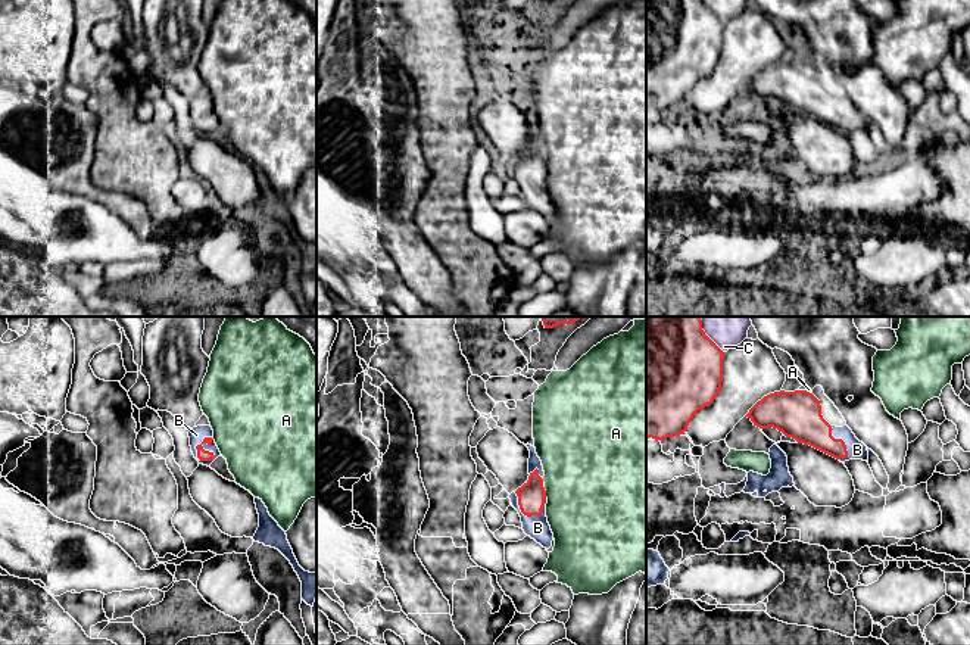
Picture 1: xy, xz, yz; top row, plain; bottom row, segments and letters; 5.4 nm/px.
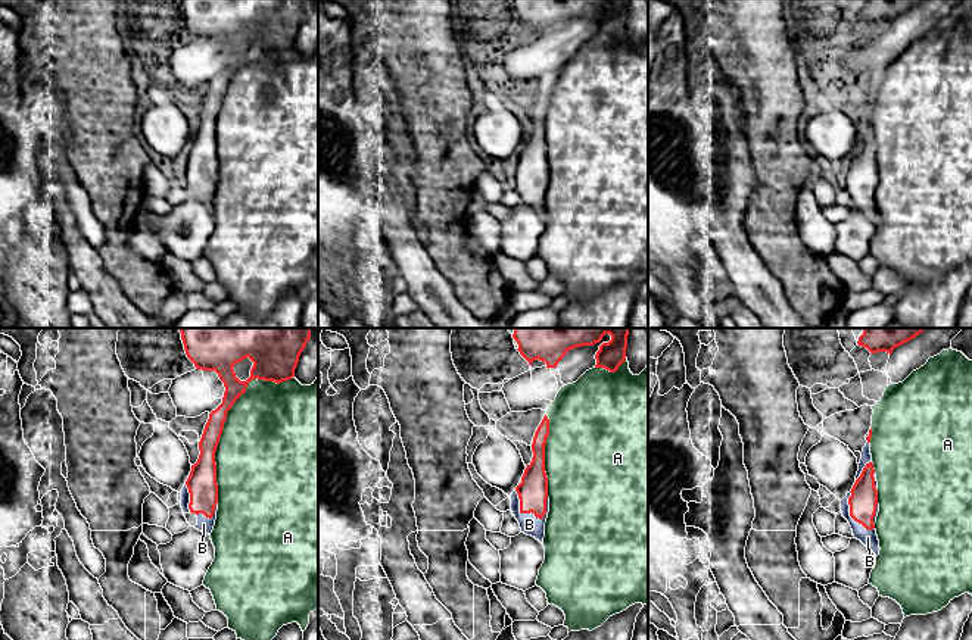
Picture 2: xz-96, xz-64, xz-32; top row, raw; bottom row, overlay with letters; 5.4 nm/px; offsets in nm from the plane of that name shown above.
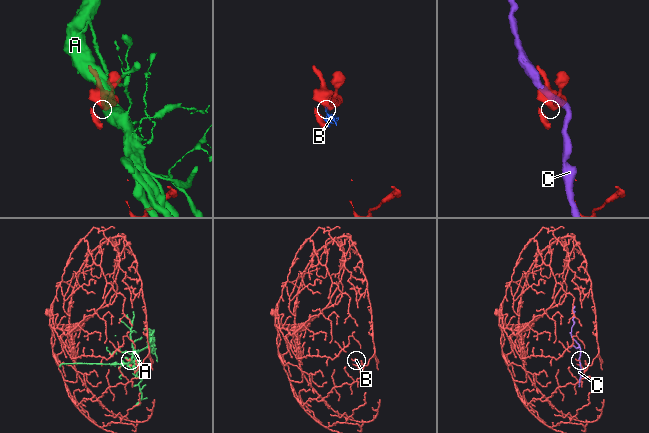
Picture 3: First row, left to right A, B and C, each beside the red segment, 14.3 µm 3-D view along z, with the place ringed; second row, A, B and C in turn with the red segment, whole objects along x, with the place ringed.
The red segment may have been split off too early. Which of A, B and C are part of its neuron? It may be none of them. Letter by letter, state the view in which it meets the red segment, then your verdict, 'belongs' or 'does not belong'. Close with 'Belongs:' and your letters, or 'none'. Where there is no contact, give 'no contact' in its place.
A: xz | does not belong
B: xy | belongs
C: yz | does not belong
Belongs: B

